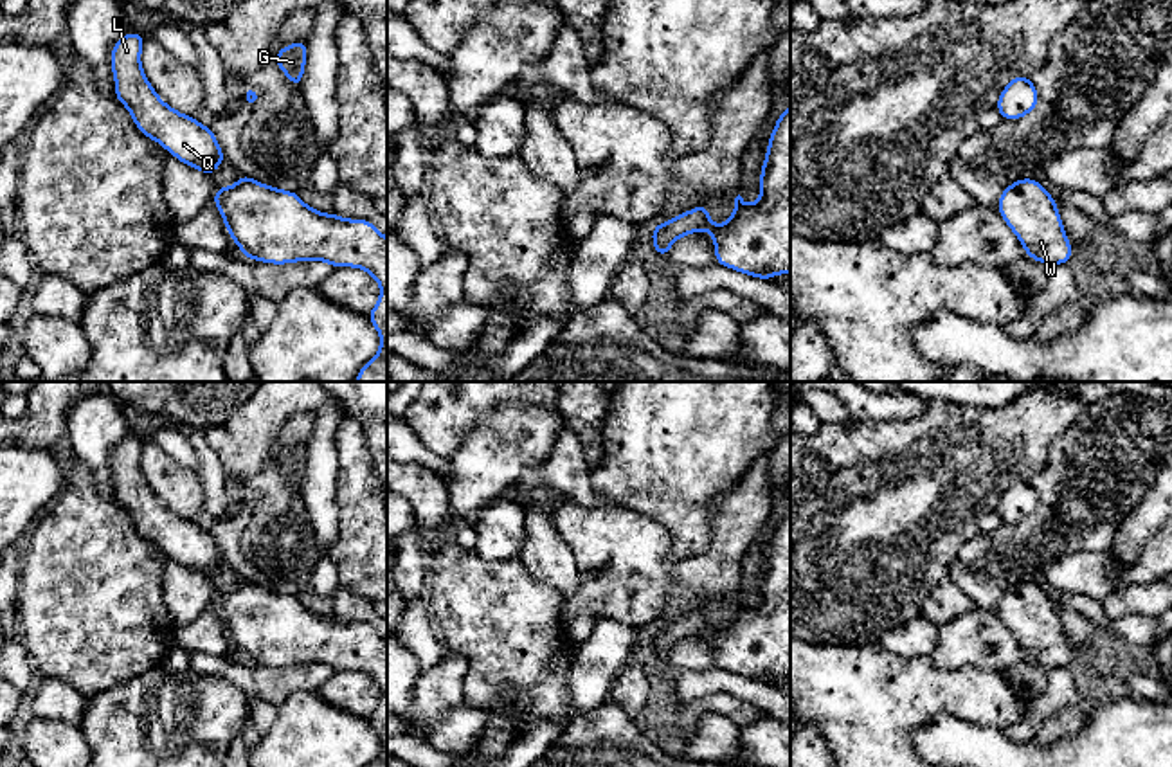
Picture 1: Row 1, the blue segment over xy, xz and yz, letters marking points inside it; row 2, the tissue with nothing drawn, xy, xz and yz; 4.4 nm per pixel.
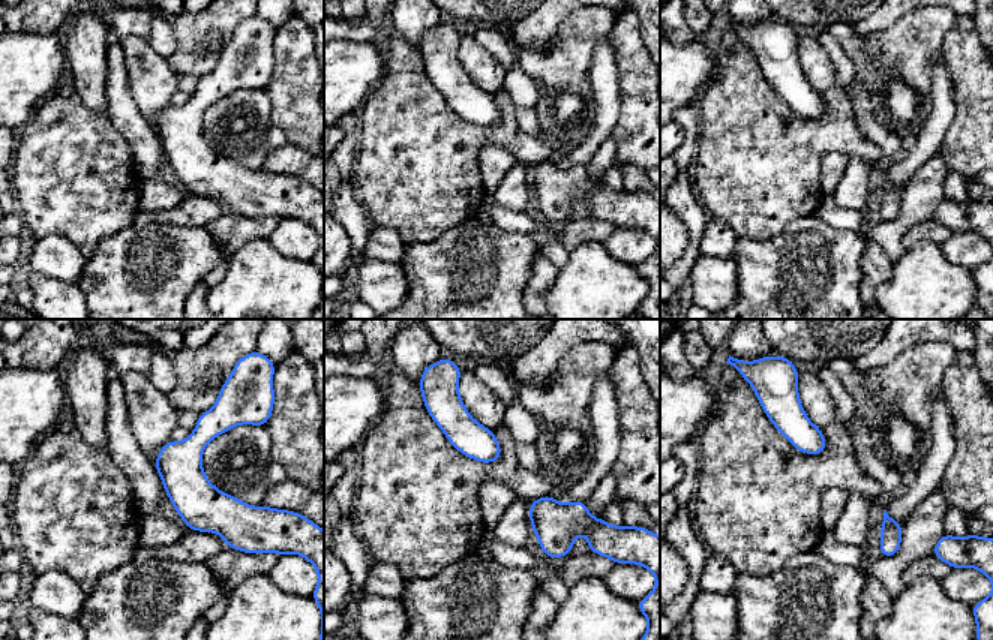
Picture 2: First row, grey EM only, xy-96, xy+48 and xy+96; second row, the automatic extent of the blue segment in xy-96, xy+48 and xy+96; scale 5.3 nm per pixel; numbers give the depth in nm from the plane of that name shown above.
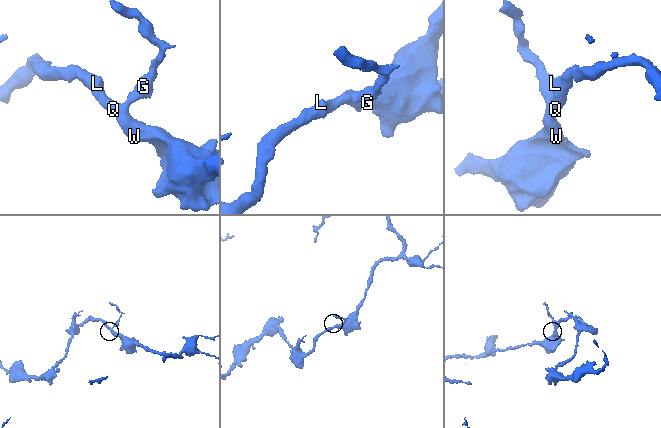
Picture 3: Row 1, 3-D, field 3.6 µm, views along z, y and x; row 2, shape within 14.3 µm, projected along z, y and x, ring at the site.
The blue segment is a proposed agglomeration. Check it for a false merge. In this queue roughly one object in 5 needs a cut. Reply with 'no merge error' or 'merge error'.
no merge error

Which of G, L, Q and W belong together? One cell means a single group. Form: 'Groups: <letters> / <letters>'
Groups: G L Q W

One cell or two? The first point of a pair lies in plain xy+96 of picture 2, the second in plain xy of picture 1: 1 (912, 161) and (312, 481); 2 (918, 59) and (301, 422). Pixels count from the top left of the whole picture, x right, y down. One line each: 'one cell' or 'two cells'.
1: one cell
2: one cell

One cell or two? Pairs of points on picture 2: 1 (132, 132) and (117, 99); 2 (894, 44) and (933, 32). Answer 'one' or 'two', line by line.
1: one
2: one

